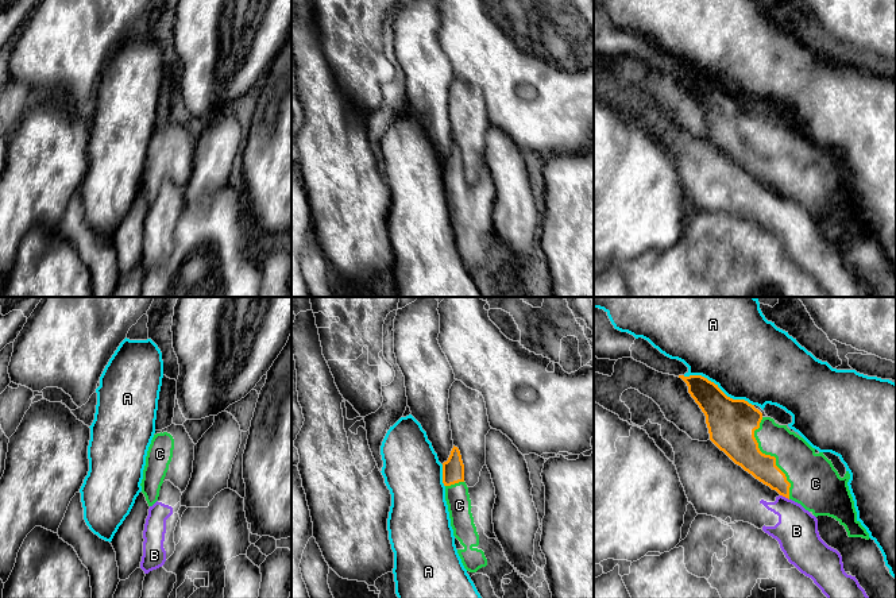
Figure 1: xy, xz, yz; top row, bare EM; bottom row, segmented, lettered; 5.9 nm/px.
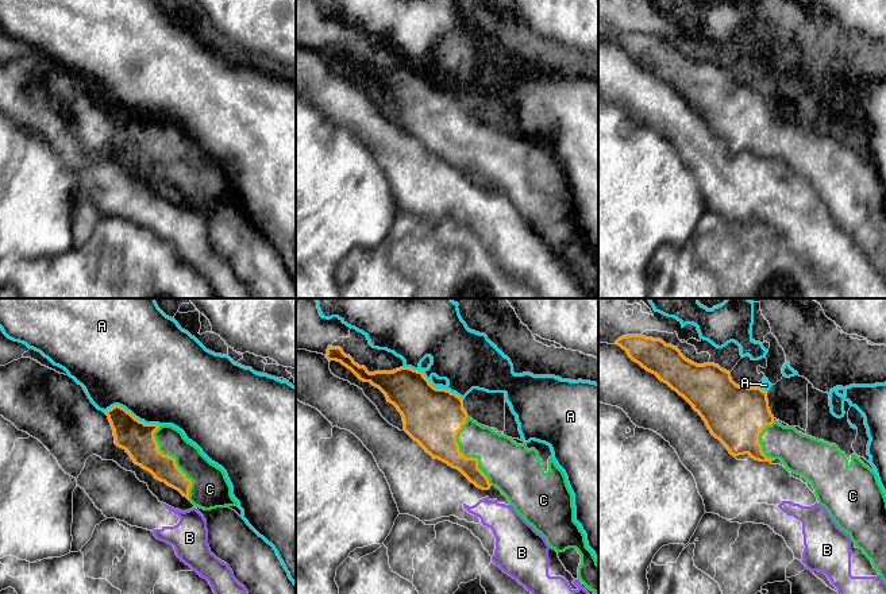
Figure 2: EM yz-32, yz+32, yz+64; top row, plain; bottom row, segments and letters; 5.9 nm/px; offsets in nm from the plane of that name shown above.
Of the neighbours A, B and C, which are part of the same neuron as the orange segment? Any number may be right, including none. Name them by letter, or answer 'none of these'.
C

